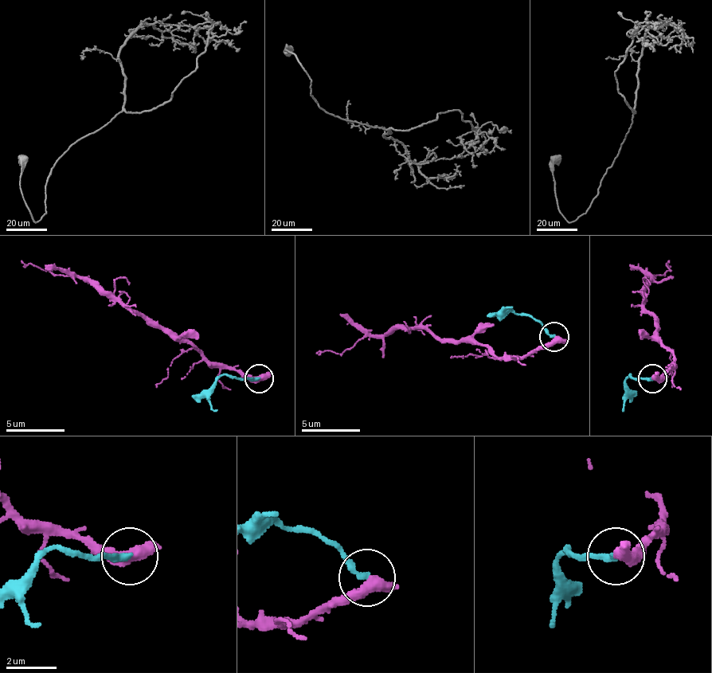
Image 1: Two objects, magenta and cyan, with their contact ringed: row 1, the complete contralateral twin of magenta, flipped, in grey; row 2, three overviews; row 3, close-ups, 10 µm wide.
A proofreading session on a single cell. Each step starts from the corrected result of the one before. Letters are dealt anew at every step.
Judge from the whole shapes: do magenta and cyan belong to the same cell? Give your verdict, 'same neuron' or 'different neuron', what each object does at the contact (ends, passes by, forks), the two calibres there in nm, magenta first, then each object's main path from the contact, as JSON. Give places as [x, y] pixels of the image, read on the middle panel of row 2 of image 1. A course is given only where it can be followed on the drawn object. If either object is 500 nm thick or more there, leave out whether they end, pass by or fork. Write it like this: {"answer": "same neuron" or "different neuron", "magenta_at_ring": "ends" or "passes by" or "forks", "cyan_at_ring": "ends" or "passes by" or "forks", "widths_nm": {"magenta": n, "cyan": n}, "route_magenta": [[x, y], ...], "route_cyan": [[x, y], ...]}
{"answer": "different neuron", "magenta_at_ring": "passes by", "cyan_at_ring": "ends", "widths_nm": {"magenta": 400, "cyan": 260}, "route_magenta": [[554, 336], [522, 357], [496, 357], [423, 327], [390, 327], [340, 354], [317, 354]], "route_cyan": [[554, 336], [528, 316], [517, 316], [505, 310], [514, 307]]}

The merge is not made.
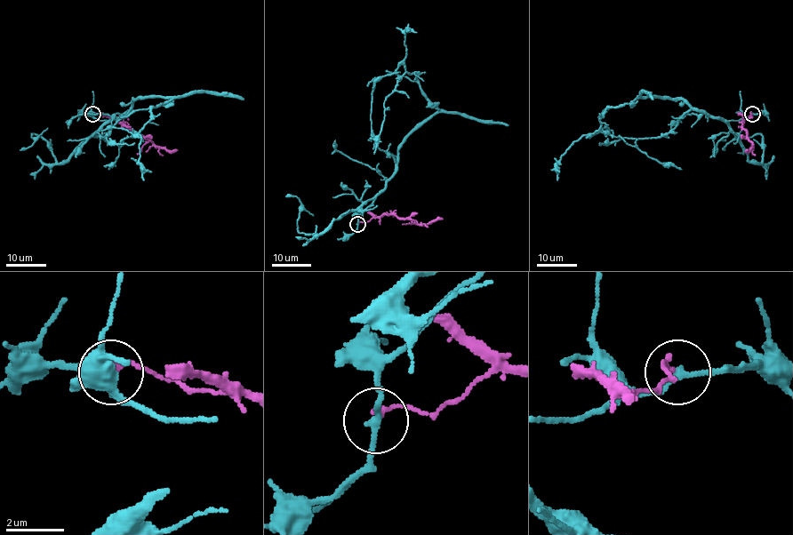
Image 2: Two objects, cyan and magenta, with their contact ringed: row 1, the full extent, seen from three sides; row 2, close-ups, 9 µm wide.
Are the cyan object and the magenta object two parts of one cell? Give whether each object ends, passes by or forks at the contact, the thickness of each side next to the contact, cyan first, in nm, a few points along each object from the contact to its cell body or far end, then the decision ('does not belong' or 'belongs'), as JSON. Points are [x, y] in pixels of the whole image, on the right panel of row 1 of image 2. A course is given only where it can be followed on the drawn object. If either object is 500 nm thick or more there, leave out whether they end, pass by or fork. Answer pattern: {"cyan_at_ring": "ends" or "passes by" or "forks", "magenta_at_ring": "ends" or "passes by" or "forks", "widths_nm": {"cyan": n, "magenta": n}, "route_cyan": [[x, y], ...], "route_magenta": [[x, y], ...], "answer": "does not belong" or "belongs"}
{"cyan_at_ring": "passes by", "magenta_at_ring": "ends", "widths_nm": {"cyan": 240, "magenta": 170}, "route_cyan": [[752, 114], [737, 121], [718, 119], [683, 99], [657, 97], [636, 98], [607, 109], [600, 131], [682, 169]], "route_magenta": [[751, 114], [742, 119], [742, 126], [752, 146], [746, 150]], "answer": "does not belong"}

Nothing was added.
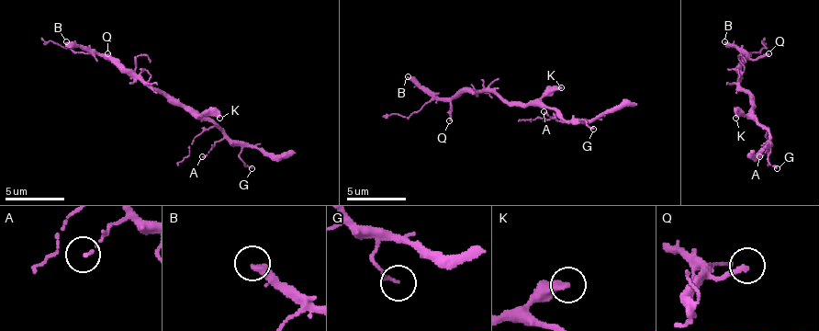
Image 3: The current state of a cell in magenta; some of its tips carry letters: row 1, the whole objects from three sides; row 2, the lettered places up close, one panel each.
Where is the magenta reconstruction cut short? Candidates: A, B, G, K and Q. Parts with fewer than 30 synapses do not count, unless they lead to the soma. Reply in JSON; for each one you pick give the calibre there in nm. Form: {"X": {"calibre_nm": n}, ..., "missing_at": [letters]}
{"B": {"calibre_nm": 320}, "K": {"calibre_nm": 400}, "missing_at": ["B", "K"]}

